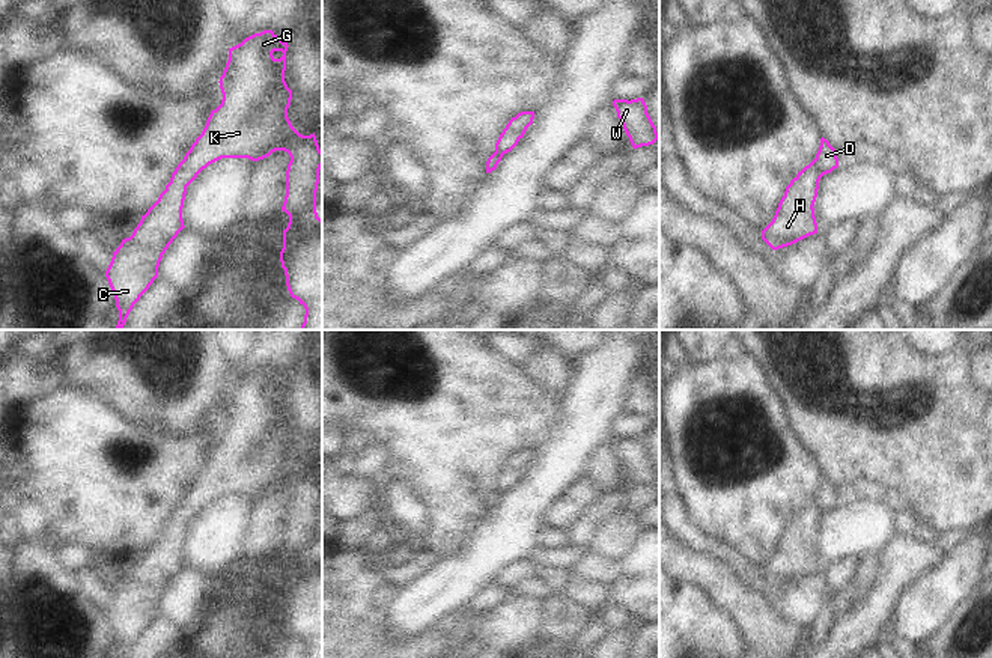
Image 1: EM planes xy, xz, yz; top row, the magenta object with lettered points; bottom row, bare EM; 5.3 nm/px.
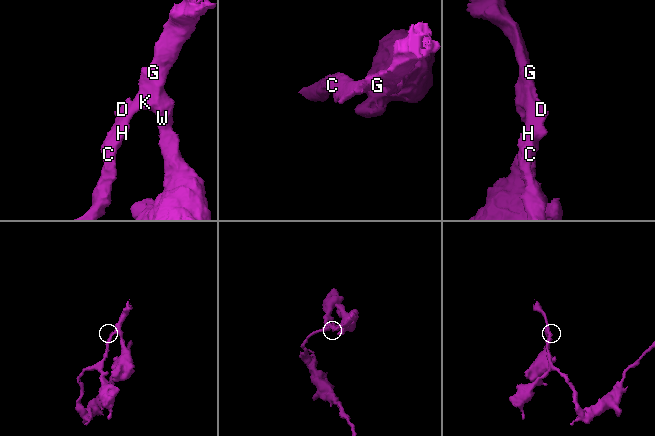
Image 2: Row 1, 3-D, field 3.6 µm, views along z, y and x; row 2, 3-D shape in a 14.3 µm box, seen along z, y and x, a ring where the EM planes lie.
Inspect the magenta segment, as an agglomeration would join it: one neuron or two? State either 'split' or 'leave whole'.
leave whole

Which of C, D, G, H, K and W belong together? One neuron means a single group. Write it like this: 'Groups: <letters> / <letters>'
Groups: C D G H K W

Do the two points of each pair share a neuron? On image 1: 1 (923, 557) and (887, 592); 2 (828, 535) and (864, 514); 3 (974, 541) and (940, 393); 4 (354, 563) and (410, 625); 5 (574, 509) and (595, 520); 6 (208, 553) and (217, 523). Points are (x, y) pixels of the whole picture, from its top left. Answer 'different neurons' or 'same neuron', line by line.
1: same neuron
2: same neuron
3: different neurons
4: different neurons
5: different neurons
6: same neuron

